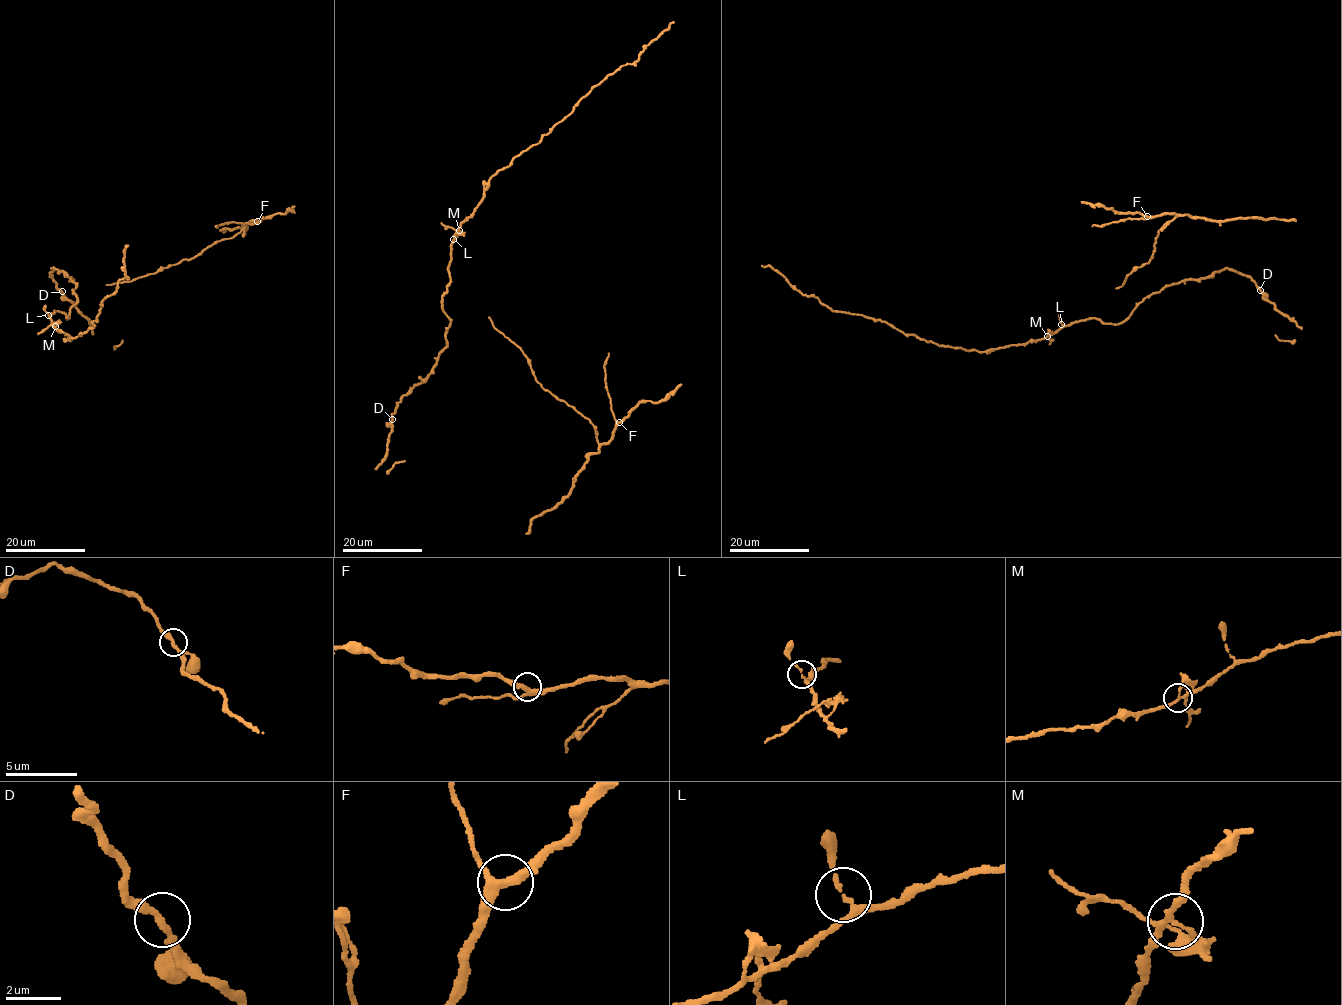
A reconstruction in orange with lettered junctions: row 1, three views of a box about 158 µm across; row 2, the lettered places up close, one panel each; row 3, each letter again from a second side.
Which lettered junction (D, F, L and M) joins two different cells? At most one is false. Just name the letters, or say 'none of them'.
M

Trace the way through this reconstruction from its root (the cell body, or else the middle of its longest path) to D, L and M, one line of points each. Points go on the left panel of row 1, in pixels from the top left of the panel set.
D: (65, 314), (69, 318), (77, 300), (73, 289), (77, 286), (72, 278), (53, 268), (50, 274), (62, 291)
L: (65, 314), (53, 311), (50, 317), (48, 314)
M: (65, 314), (53, 311), (50, 314), (56, 327)

